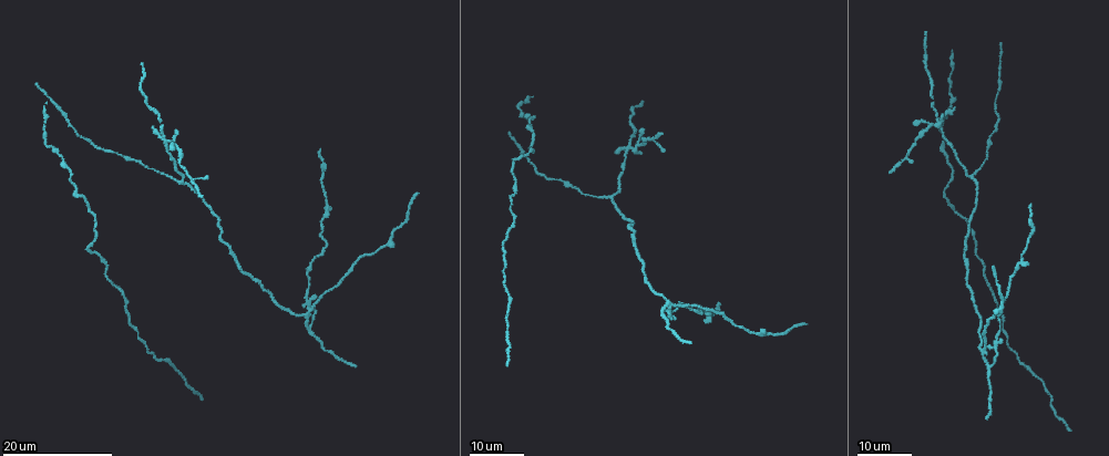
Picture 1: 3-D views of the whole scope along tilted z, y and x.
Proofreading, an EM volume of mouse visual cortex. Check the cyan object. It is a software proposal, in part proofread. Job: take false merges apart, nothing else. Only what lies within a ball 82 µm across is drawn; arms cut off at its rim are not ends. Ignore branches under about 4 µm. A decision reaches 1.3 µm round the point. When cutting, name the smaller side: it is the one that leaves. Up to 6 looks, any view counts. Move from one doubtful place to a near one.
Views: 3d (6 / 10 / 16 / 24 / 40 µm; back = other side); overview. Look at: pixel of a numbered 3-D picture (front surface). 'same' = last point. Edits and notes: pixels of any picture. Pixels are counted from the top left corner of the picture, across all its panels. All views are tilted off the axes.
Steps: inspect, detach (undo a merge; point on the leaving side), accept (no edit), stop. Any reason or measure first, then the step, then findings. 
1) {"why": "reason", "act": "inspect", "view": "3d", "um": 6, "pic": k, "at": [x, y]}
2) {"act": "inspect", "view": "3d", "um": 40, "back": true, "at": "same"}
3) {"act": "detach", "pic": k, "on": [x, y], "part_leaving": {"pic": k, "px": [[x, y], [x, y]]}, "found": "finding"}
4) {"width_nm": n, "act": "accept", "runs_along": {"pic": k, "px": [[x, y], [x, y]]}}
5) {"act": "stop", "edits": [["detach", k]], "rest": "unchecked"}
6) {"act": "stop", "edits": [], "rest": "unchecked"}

{"act": "inspect", "view": "3d", "um": 16, "pic": 1, "at": [52, 148]}

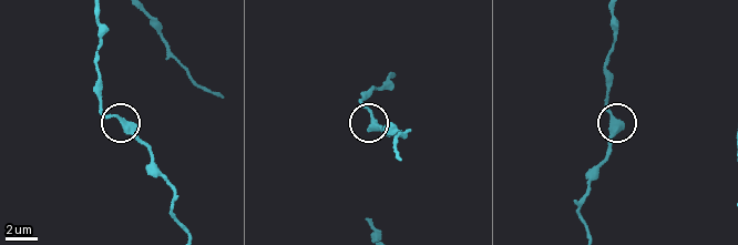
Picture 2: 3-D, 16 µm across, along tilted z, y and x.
{"why": "zoom in", "act": "inspect", "view": "3d", "um": 6, "pic": 2, "at": [613, 122]}

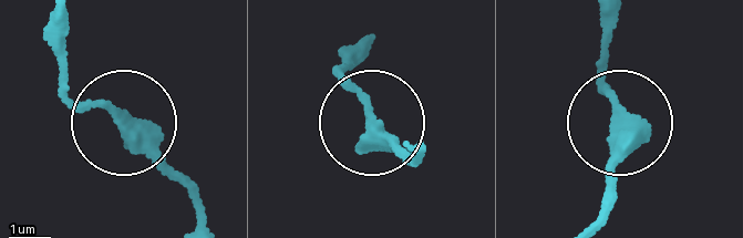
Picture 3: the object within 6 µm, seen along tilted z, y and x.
{"act": "accept", "found": "one neuron here"}

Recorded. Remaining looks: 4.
{"why": "three arms meet", "act": "inspect", "view": "3d", "um": 16, "pic": 1, "at": [969, 176]}

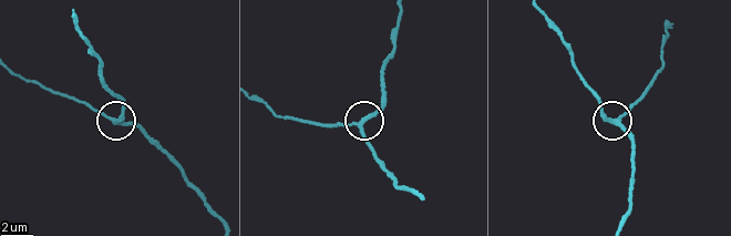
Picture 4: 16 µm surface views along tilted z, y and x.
{"why": "closer look", "act": "inspect", "view": "3d", "um": 6, "pic": 4, "at": [362, 123]}

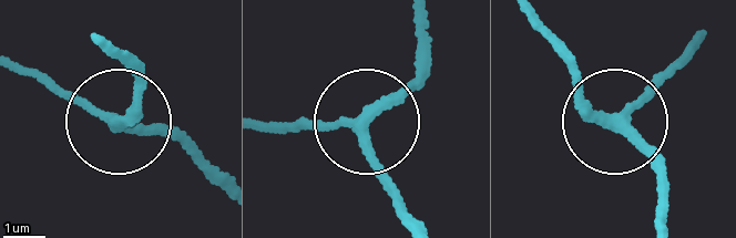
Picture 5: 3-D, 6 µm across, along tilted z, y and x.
{"width_nm": 250, "act": "accept", "runs_along": {"pic": 5, "px": [[18, 66], [123, 118], [140, 62]]}, "found": "continuous, no second neuron"}

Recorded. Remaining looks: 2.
{"why": "four or more arms meet", "act": "inspect", "view": "3d", "um": 24, "pic": 1, "at": [167, 141]}

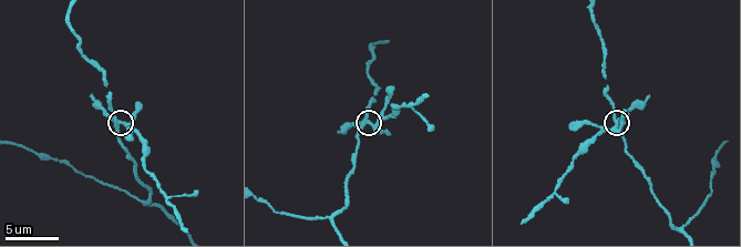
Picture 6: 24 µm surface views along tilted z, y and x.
{"act": "inspect", "view": "3d", "um": 6, "pic": 6, "at": [615, 122]}

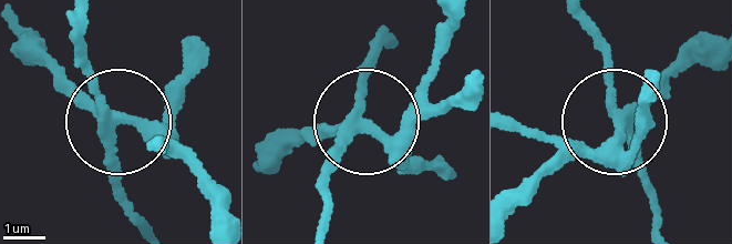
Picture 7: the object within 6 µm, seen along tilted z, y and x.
{"act": "detach", "pic": 7, "on": [166, 105], "part_leaving": {"pic": 7, "px": [[348, 138], [398, 136], [459, 93]]}, "found": "two neurons meet here"}

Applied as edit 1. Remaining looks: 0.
{"act": "stop", "edits": [["detach", 7]], "rest": "unchecked"}

